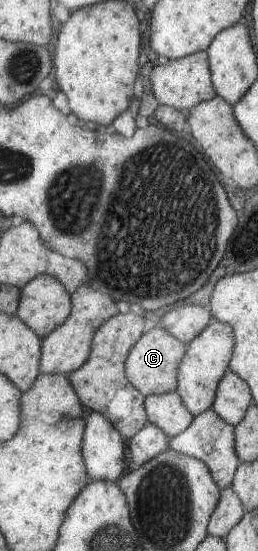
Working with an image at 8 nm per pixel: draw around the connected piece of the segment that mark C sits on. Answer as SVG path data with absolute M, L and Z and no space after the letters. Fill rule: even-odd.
M159 324L143 333L125 361L125 376L129 384L141 395L161 395L176 392L176 378L186 345L169 335Z

